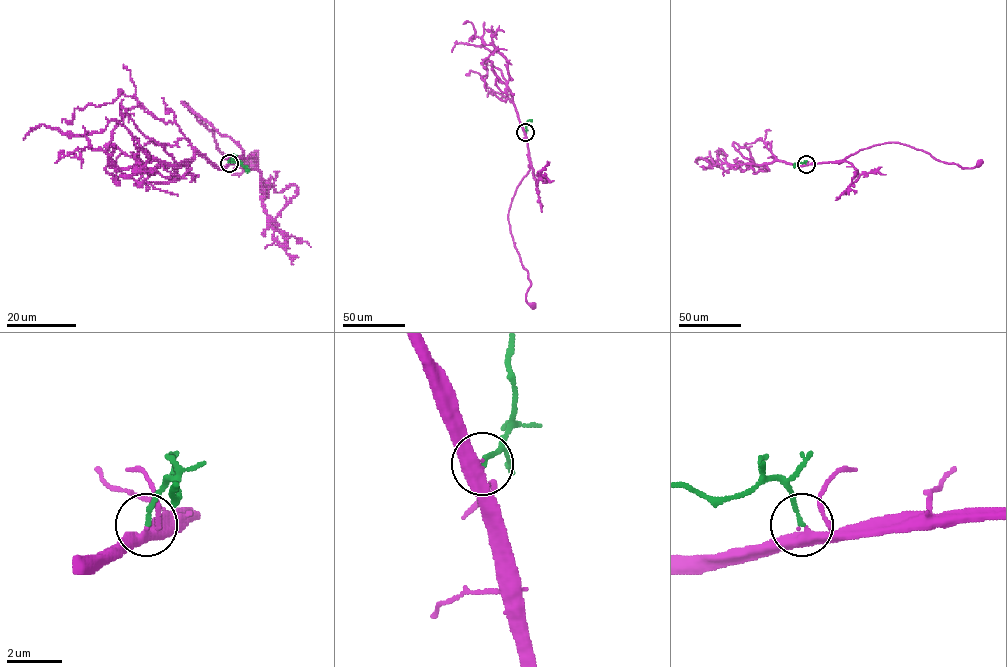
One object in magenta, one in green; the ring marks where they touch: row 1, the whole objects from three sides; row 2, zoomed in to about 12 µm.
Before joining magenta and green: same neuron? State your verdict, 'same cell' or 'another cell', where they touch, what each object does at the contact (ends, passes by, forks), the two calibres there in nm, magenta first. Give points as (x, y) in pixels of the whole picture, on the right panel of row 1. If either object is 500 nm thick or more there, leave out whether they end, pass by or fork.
same cell; at (806, 164); magenta passes by; green ends there; 400 nm thick on the magenta side, 150 nm on the other

